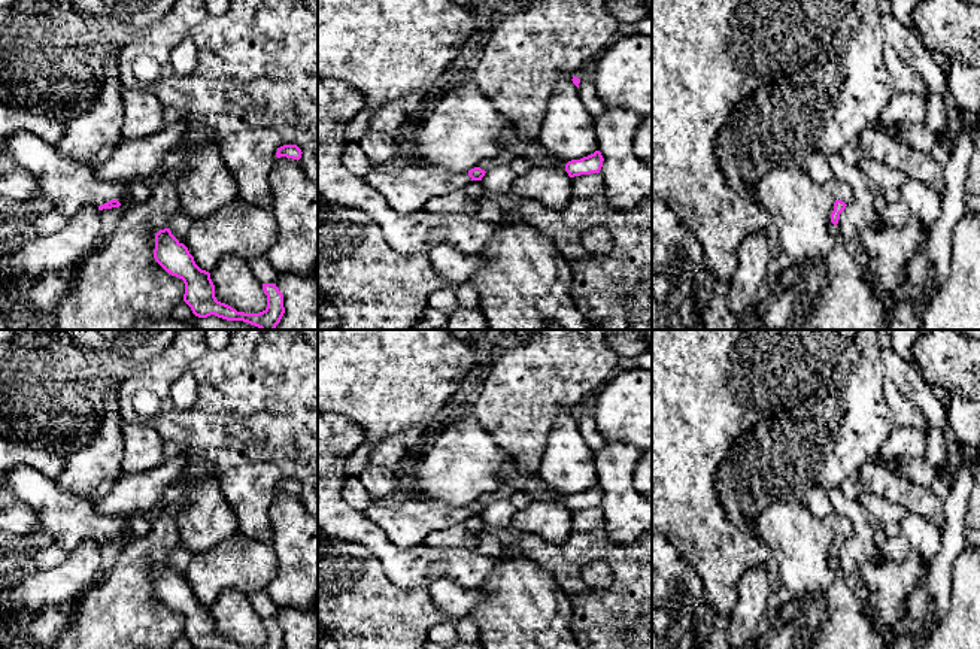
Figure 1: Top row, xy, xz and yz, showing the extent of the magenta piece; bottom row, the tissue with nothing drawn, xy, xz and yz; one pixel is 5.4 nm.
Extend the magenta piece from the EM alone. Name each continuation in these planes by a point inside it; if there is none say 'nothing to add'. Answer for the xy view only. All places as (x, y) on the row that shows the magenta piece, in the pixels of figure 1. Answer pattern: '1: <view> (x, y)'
1: xy (69, 184)

